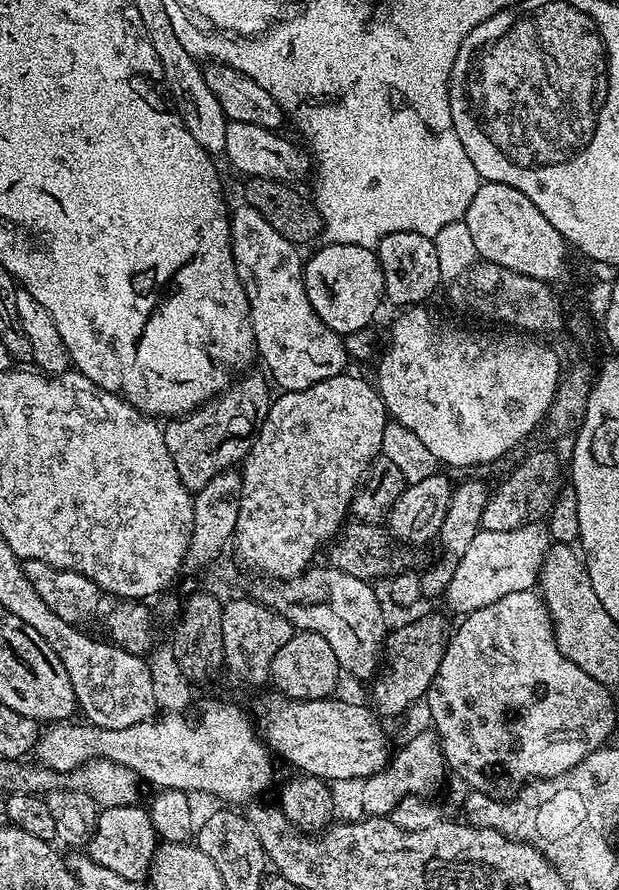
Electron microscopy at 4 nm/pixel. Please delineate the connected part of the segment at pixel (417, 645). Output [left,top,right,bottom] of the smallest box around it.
[373,614,450,716]

